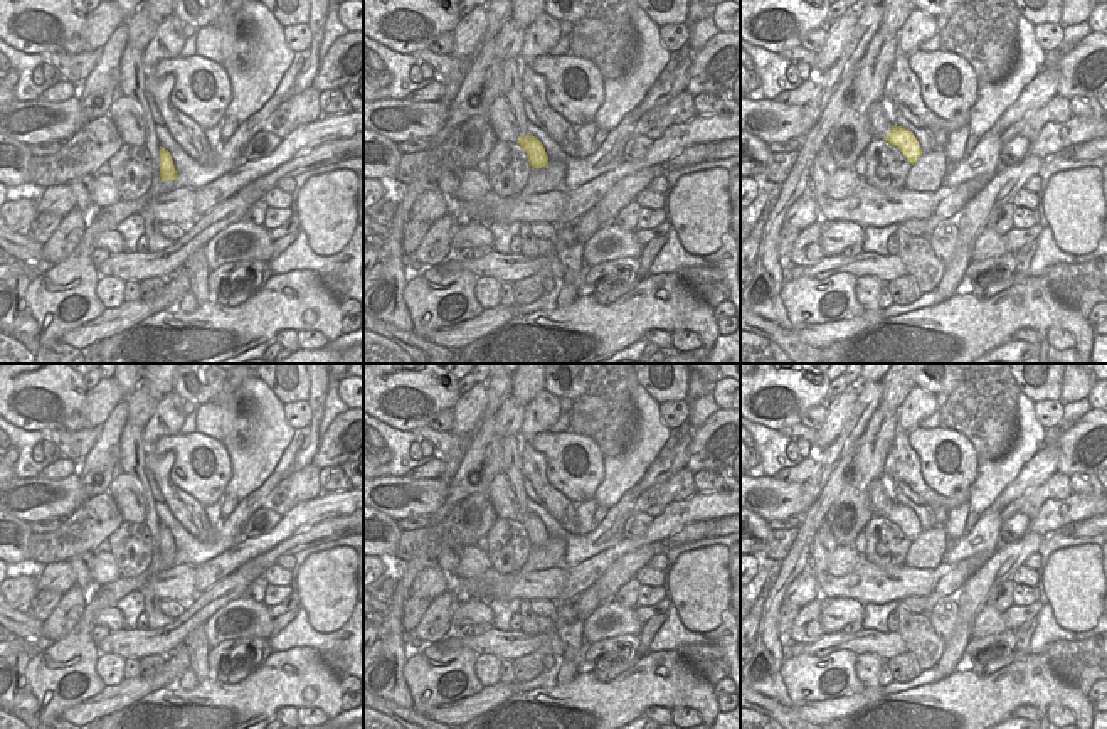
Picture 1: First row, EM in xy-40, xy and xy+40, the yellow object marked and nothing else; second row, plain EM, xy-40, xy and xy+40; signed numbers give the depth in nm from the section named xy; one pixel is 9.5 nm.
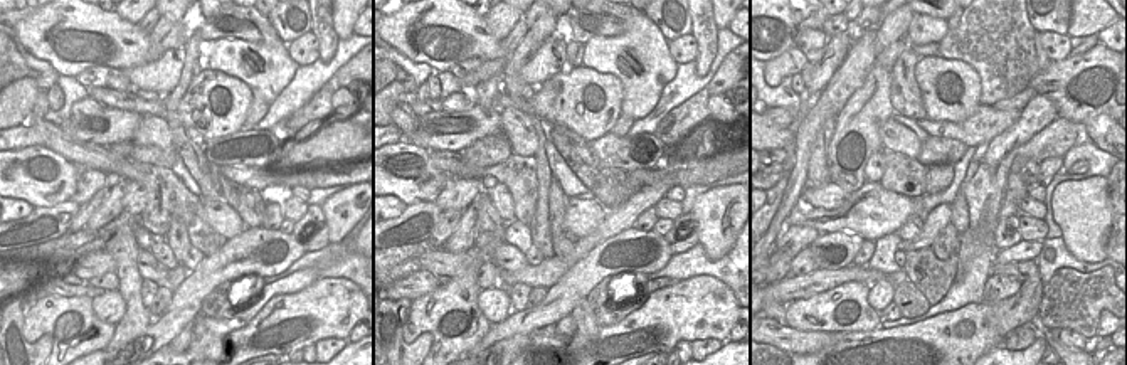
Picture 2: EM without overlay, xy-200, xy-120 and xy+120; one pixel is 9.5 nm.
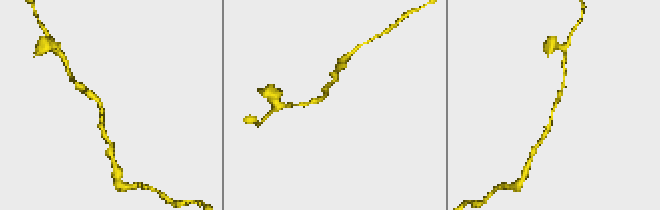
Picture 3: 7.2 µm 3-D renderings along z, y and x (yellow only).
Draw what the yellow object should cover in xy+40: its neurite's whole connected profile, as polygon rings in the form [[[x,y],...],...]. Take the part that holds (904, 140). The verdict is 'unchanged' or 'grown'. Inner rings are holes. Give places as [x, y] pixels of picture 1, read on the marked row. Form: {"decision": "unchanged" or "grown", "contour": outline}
{"decision": "unchanged", "contour": [[[893,125],[883,140],[897,146],[912,165],[924,153],[915,135],[902,126]]]}

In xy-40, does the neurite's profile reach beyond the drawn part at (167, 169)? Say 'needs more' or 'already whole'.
already whole

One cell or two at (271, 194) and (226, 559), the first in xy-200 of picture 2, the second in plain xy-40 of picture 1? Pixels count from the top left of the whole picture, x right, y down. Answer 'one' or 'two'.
two

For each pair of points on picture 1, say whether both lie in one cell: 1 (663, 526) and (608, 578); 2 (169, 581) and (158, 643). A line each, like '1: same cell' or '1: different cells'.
1: different cells
2: different cells

